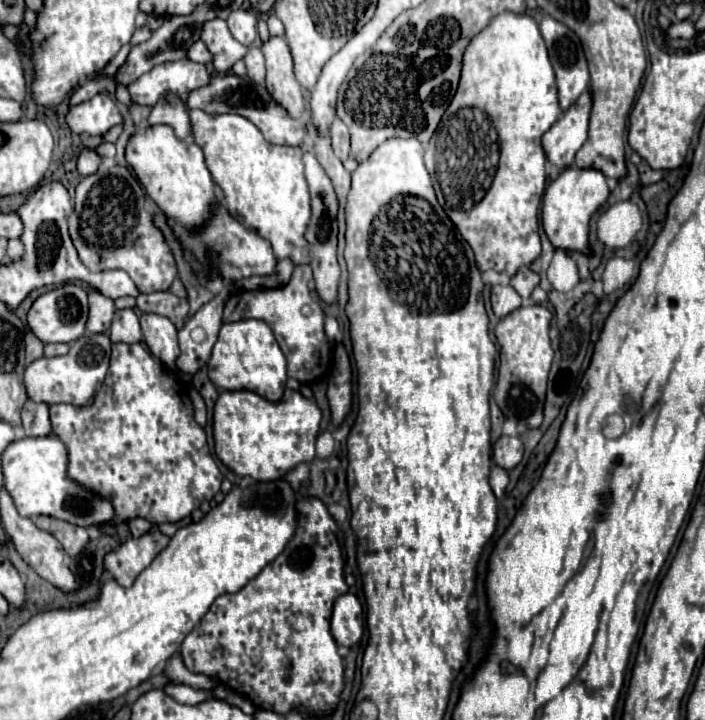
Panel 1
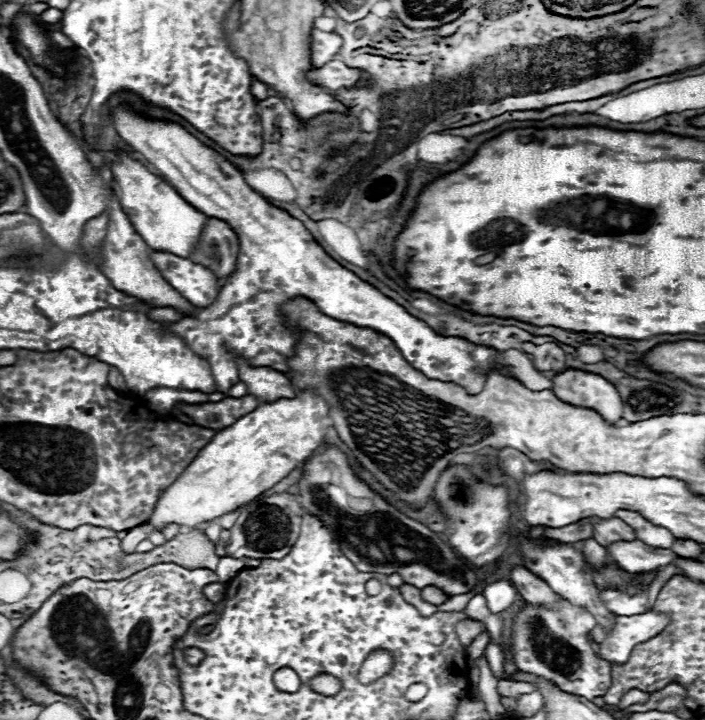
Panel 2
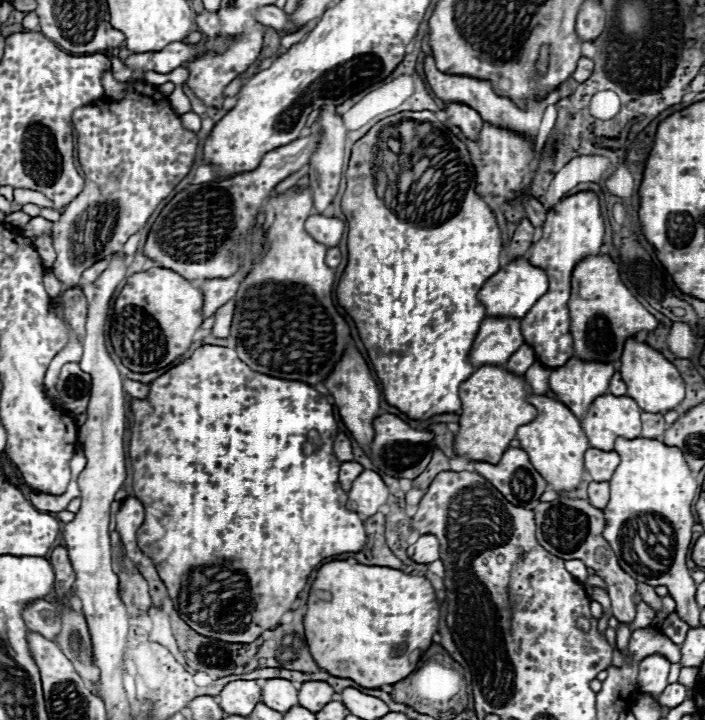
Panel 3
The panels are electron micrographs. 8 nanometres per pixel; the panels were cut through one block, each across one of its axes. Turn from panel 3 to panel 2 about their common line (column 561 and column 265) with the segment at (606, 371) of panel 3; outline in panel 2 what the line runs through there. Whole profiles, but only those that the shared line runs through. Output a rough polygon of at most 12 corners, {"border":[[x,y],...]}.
{"border":[[250,368],[240,380],[262,402],[292,398],[290,380],[272,368]]}

